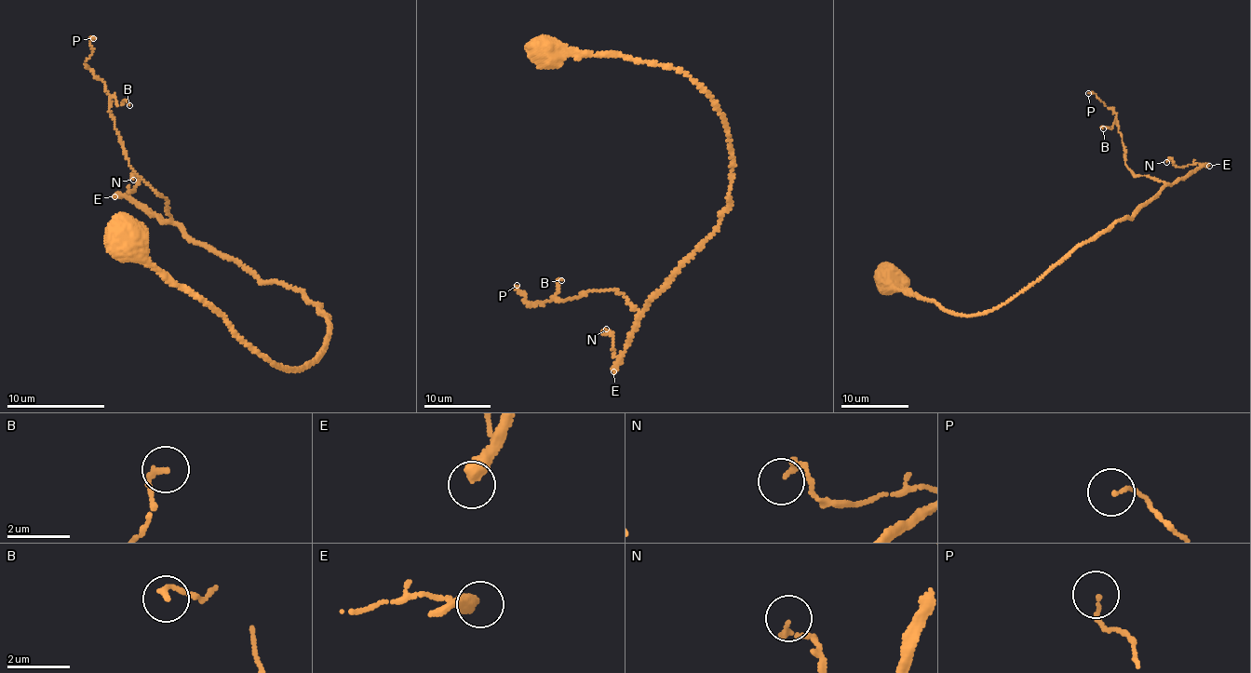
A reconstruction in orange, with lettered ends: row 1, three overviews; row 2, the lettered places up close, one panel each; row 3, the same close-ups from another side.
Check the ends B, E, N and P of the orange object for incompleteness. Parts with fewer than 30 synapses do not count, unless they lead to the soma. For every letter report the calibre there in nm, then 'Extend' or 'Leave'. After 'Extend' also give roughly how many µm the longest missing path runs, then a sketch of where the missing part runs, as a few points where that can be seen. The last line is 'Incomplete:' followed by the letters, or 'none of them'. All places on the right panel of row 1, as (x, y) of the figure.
B: Thickness 150 nm. Leave
E: Thickness 440 nm. Extend. Missing length about 200 µm
N: Thickness 160 nm. Leave
P: Thickness 90 nm. Leave
Incomplete: E

